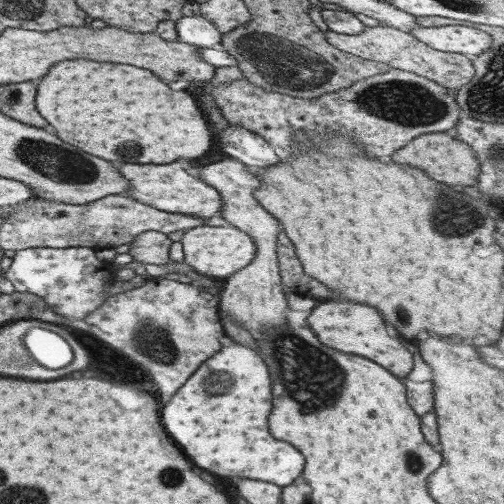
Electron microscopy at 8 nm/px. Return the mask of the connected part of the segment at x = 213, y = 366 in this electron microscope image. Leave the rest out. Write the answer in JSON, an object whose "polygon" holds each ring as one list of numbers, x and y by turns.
{"polygon":[[240,344,220,348,216,356,202,364,202,372,194,372,190,380,172,396,172,400,162,408,162,424,176,446,192,458,200,468,216,472,220,476,238,476,250,480,264,480,276,486,292,484,304,470,304,456,290,444,274,440,268,432,268,416,272,410,272,380,268,366,250,348]]}

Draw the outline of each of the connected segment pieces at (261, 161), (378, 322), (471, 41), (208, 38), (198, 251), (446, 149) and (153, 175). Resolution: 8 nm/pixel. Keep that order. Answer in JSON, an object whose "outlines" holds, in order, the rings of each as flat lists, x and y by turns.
{"outlines":[[[229,124,220,134,220,142,226,154,247,166,262,168,278,162,276,151,260,135,241,126]],[[322,302,314,310,310,310,308,326,318,336,318,340,330,348,338,348,346,354,356,354,374,360,376,364,382,364,386,370,398,378,406,378,406,375,414,366,414,356,400,344,396,338,388,334,388,328,376,308,364,306,364,304,352,304,352,302]],[[464,25,418,26,410,33,436,50,470,55,472,58,488,50,492,44,492,37,488,33]],[[201,15,183,16,175,22,175,29,180,41,201,48,219,47,225,39,214,23]],[[202,225,191,228,184,234,181,241,185,261,196,272,207,277,228,278,238,271,246,268,253,260,257,251,254,239,248,234,232,226,208,226]],[[430,132,411,140,393,152,396,164,410,164,420,168,430,179,448,186,475,186,480,176,480,165,474,151,451,132]],[[178,162,172,164,118,164,116,166,122,176,130,182,129,197,157,210,192,215,195,217,212,218,222,208,222,197,215,188,204,184,196,176,190,176,186,170,180,168]]]}

